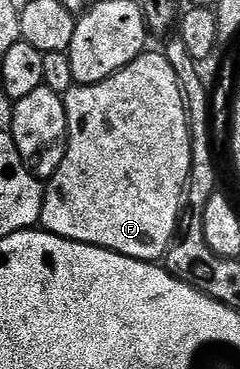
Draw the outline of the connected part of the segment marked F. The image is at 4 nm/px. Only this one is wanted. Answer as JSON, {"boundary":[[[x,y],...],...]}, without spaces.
{"boundary":[[[161,50],[139,53],[131,63],[125,64],[114,74],[99,83],[74,85],[64,95],[66,105],[66,137],[64,150],[49,176],[42,192],[42,218],[40,227],[50,231],[56,237],[64,237],[68,241],[76,241],[93,247],[103,247],[109,251],[120,253],[124,257],[139,259],[145,263],[161,260],[170,248],[184,210],[184,196],[190,182],[190,166],[192,165],[192,145],[190,144],[190,121],[186,114],[186,103],[182,96],[181,85],[176,77],[176,70],[168,63]]]}

